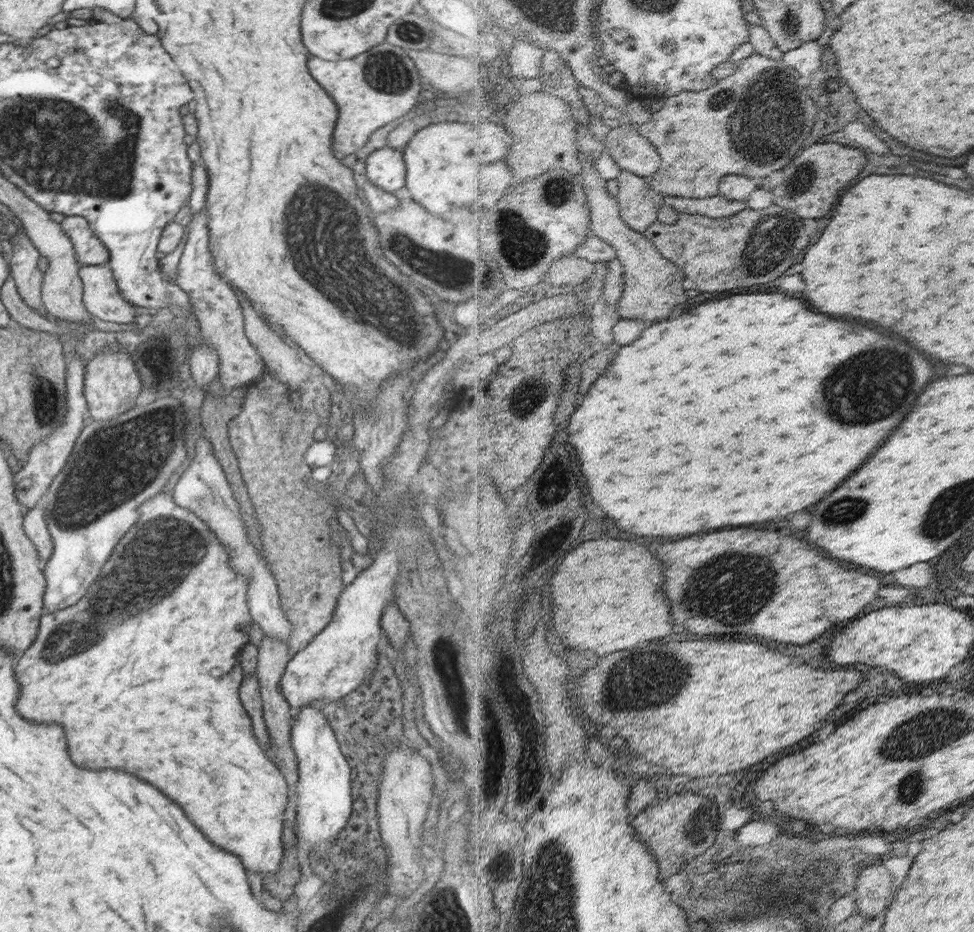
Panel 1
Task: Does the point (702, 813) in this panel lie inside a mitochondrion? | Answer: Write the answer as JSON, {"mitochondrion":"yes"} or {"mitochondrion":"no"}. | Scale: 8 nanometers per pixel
{"mitochondrion":"no"}

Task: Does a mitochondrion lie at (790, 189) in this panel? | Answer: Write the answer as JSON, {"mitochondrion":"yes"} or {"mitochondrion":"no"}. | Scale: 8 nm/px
{"mitochondrion":"yes"}

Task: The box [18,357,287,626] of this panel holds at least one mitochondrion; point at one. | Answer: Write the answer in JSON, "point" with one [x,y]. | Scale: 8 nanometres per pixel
{"point":[86,494]}

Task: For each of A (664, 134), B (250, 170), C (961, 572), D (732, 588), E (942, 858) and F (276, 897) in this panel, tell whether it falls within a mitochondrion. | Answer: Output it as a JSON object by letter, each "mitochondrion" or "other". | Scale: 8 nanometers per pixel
{"A":"other","B":"other","C":"other","D":"mitochondrion","E":"other","F":"other"}

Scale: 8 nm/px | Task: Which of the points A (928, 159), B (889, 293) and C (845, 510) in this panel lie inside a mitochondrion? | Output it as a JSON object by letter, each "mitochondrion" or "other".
{"A":"other","B":"other","C":"mitochondrion"}

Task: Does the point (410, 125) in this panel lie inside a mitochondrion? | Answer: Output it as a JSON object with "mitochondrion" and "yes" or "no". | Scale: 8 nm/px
{"mitochondrion":"no"}

